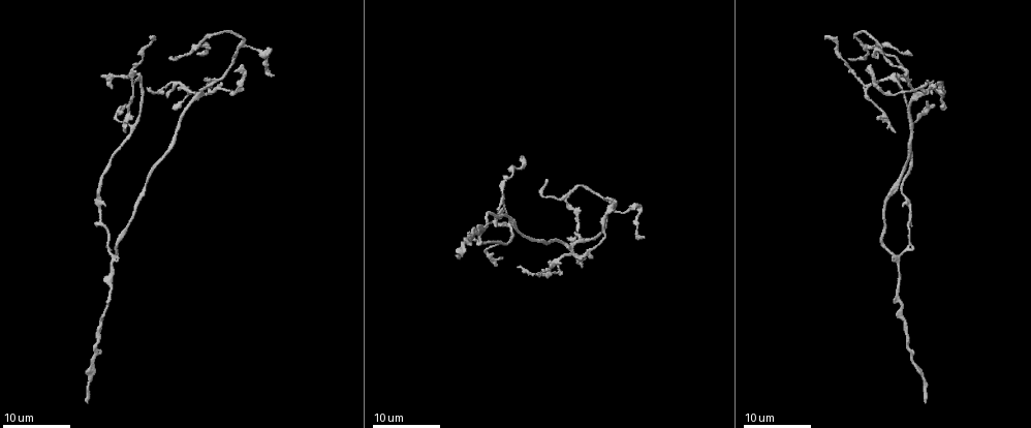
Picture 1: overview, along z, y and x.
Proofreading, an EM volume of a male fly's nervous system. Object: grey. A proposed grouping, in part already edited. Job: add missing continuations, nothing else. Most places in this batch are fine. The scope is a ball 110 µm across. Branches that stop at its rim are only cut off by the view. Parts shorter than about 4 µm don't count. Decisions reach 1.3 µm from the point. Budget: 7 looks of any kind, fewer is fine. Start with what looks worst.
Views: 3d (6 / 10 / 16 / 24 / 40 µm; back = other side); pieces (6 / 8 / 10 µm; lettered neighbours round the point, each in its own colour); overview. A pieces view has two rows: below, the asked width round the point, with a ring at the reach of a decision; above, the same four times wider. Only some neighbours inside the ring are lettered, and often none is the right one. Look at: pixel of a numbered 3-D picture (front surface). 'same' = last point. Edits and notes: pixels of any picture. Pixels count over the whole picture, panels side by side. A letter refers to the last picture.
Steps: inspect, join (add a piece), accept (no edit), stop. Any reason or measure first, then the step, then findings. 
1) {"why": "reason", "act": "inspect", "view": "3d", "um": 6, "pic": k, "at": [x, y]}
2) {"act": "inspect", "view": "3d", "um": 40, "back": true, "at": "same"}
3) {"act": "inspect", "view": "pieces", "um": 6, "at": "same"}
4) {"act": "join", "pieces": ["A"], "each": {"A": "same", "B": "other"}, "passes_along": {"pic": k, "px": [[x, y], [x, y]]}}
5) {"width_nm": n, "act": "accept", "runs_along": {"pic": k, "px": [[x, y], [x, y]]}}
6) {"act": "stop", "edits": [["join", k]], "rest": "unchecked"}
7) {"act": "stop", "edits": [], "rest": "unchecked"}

{"why": "long arm stops here", "act": "inspect", "view": "3d", "um": 16, "pic": 1, "at": [568, 239]}

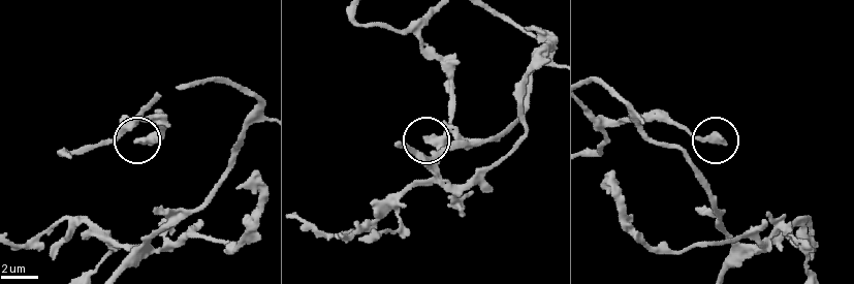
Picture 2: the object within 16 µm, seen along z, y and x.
{"act": "inspect", "view": "pieces", "um": 8, "pic": 2, "at": [135, 140]}

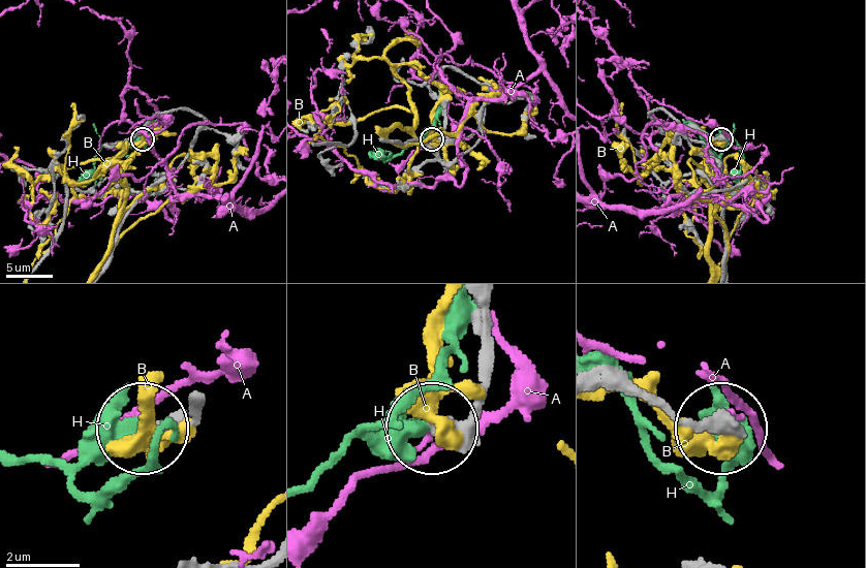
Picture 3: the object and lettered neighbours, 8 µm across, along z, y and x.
{"width_nm": 310, "act": "accept", "each": {"A": "other", "B": "other", "H": "other"}, "found": "no lettered piece goes on from it"}

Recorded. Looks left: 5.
{"why": "free end", "act": "inspect", "view": "3d", "um": 24, "pic": 1, "at": [548, 182]}

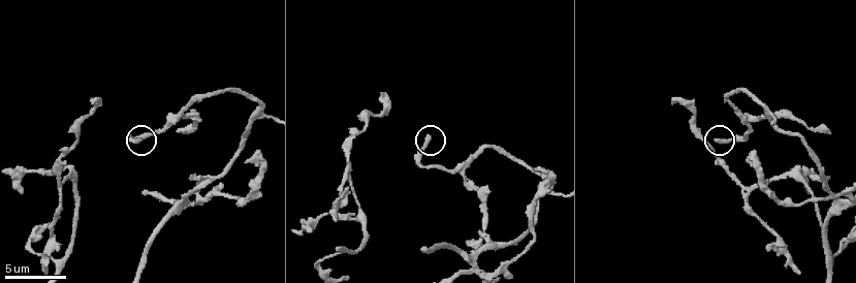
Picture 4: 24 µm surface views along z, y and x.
{"act": "inspect", "view": "pieces", "um": 6, "pic": 4, "at": [429, 138]}

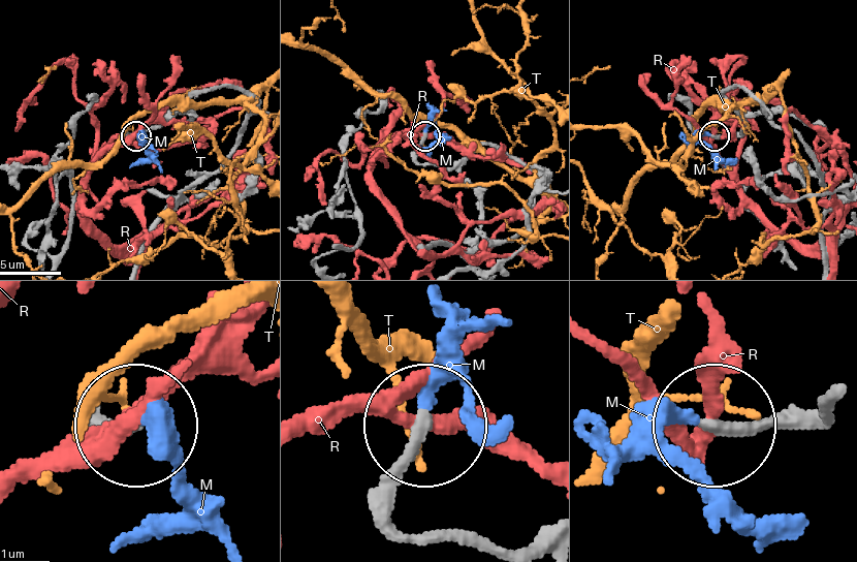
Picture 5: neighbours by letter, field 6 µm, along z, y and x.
{"act": "join", "pieces": ["M"], "each": {"M": "same", "R": "other", "T": "other"}, "found": "it goes on there"}

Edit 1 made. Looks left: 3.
{"act": "inspect", "view": "3d", "um": 16, "pic": 1, "at": [149, 88]}

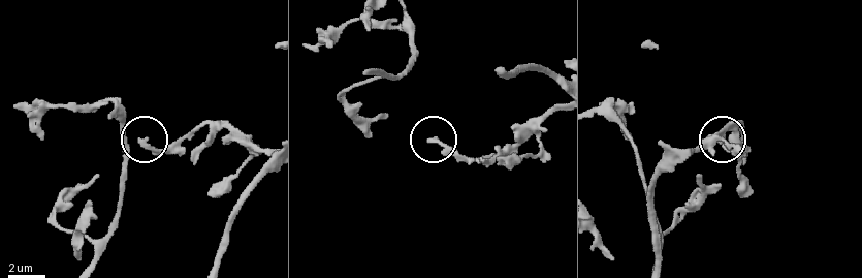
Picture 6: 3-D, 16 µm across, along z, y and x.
{"why": "see the neighbours", "act": "inspect", "view": "pieces", "um": 8, "pic": 6, "at": [432, 139]}

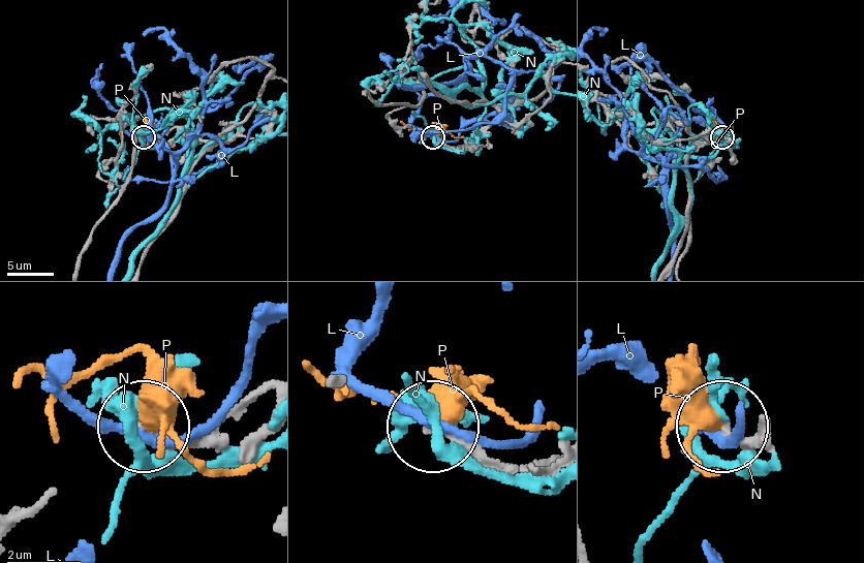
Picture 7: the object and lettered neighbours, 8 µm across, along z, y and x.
{"width_nm": 230, "act": "accept", "each": {"L": "other", "N": "other", "P": "other"}, "runs_along": {"pic": 7, "px": [[267, 394], [183, 437], [149, 434]]}, "found": "no lettered piece goes on from it"}

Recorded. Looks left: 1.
{"why": "free end", "act": "inspect", "view": "pieces", "um": 6, "pic": 4, "at": [382, 94]}

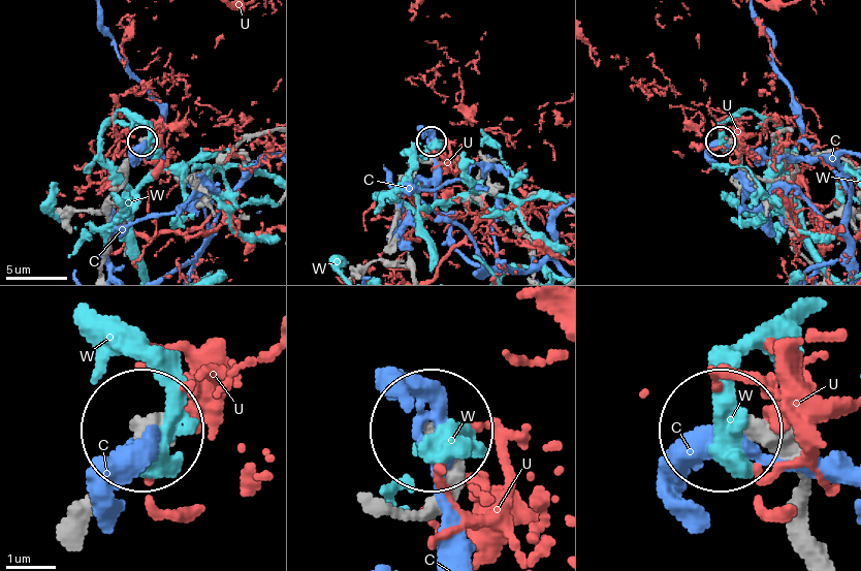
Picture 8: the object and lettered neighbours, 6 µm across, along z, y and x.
{"act": "accept", "each": {"C": "other", "U": "other", "W": "other"}, "runs_along": {"pic": 8, "px": [[827, 553], [798, 479], [728, 431]]}, "found": "no lettered piece goes on from it"}

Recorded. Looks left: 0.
{"act": "stop", "edits": [["join", 5]], "rest": "unchecked"}

